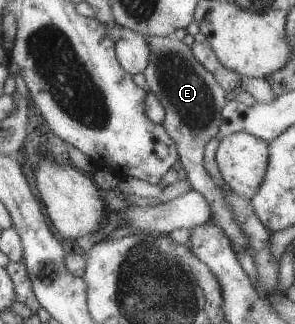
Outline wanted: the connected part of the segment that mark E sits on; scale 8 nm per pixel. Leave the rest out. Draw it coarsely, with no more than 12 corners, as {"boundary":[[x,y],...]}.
{"boundary":[[145,36],[143,71],[190,183],[234,253],[248,238],[206,169],[224,90],[175,36]]}

